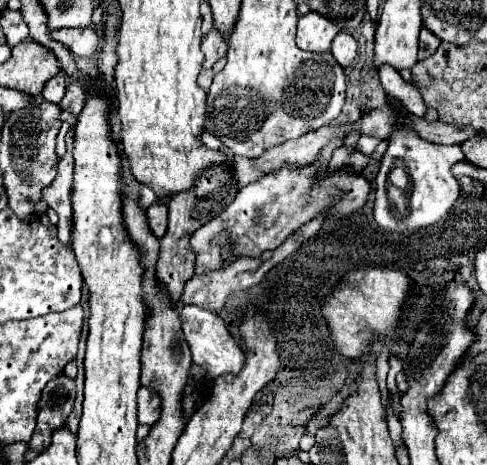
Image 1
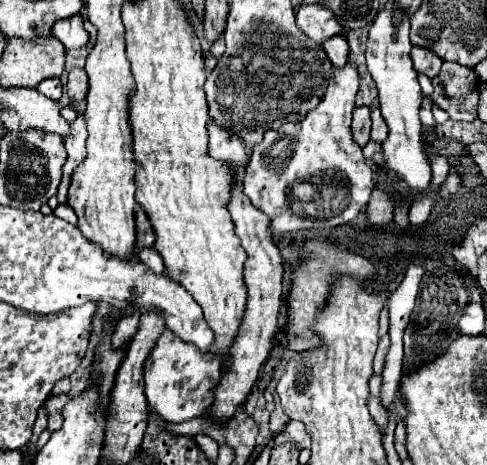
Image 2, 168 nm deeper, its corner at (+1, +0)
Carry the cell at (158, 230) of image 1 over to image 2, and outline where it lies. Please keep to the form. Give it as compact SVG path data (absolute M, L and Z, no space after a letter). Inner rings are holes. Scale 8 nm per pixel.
M136 206L136 234L138 234L138 248L144 248L144 246L154 246L154 240L156 240L156 234L154 234L154 228L146 216L146 212Z

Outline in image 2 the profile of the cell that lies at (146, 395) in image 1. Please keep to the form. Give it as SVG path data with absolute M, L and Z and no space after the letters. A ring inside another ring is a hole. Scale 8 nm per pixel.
M164 330L144 364L148 408L166 422L186 422L202 416L212 404L212 394L220 380L220 366L220 354L200 356L200 350L194 344L182 342L174 332Z

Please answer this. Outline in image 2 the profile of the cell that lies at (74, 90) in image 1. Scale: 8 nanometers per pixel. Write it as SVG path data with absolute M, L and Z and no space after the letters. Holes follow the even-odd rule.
M74 68L74 70L70 70L66 90L68 90L68 94L70 94L70 98L72 98L72 100L76 100L76 102L86 100L86 92L88 92L88 78L86 78L86 72L84 72L82 68Z

